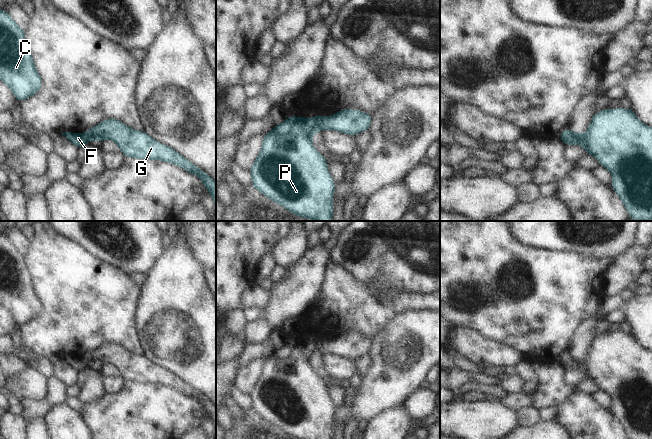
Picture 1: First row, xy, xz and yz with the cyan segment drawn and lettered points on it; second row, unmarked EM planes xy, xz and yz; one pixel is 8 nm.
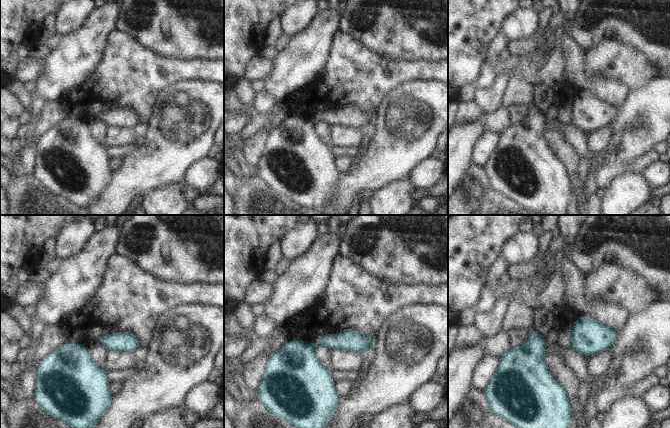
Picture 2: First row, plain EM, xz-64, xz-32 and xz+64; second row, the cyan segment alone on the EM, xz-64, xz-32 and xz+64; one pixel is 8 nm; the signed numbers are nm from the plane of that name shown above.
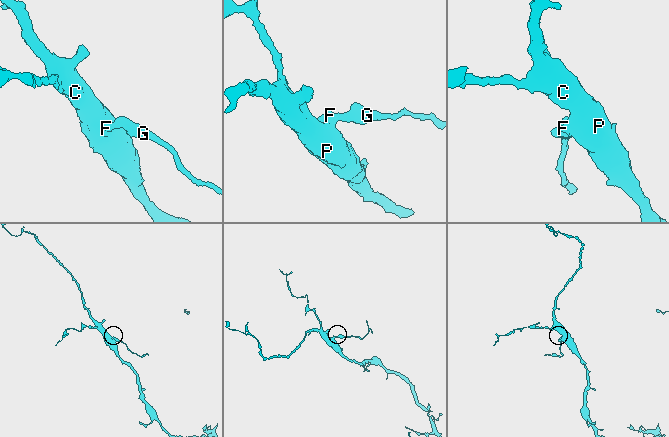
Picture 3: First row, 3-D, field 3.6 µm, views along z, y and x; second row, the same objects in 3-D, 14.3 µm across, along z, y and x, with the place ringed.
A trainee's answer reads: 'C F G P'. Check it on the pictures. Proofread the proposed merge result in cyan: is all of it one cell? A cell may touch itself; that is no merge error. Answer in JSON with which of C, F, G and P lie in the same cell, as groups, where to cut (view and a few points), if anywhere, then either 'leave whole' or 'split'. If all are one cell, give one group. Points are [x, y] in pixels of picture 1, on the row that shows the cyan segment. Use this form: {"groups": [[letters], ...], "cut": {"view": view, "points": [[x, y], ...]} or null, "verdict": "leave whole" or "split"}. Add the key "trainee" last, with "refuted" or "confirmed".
{"groups": [["C", "F", "G", "P"]], "cut": null, "verdict": "leave whole", "trainee": "confirmed"}

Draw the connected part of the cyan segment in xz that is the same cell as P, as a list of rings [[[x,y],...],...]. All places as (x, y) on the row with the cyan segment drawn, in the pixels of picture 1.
[[[352,109],[340,110],[333,116],[291,116],[285,119],[282,124],[274,126],[271,132],[264,134],[261,150],[249,169],[252,186],[299,218],[333,221],[333,193],[336,184],[328,172],[326,158],[311,143],[313,135],[315,132],[330,129],[354,136],[369,130],[370,124],[371,113]]]

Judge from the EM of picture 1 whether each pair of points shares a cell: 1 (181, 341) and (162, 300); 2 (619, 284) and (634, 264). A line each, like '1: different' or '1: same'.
1: same
2: same

